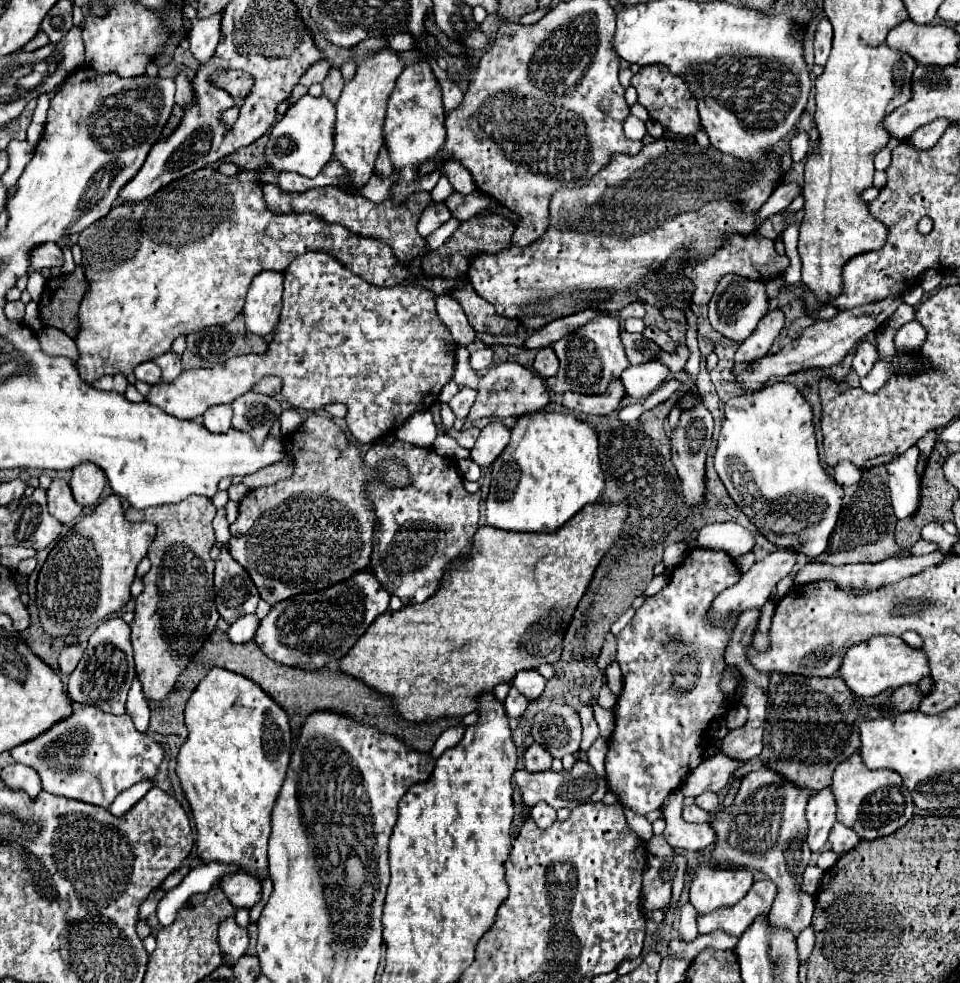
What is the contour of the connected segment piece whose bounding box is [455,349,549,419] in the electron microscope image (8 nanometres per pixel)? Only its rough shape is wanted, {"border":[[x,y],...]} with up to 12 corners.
{"border":[[457,349],[455,383],[479,397],[471,419],[543,411],[543,381],[519,363],[477,377]]}

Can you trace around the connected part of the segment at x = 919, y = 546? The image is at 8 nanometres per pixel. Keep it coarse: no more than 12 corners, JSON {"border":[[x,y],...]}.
{"border":[[919,539],[909,555],[919,557],[935,551],[937,547],[929,541]]}

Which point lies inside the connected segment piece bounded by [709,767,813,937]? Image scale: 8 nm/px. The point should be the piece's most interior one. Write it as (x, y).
(763, 830)

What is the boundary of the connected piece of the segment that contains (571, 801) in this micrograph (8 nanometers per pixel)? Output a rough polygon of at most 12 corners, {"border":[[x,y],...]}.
{"border":[[587,761],[571,771],[515,771],[525,807],[575,809],[609,791]]}

